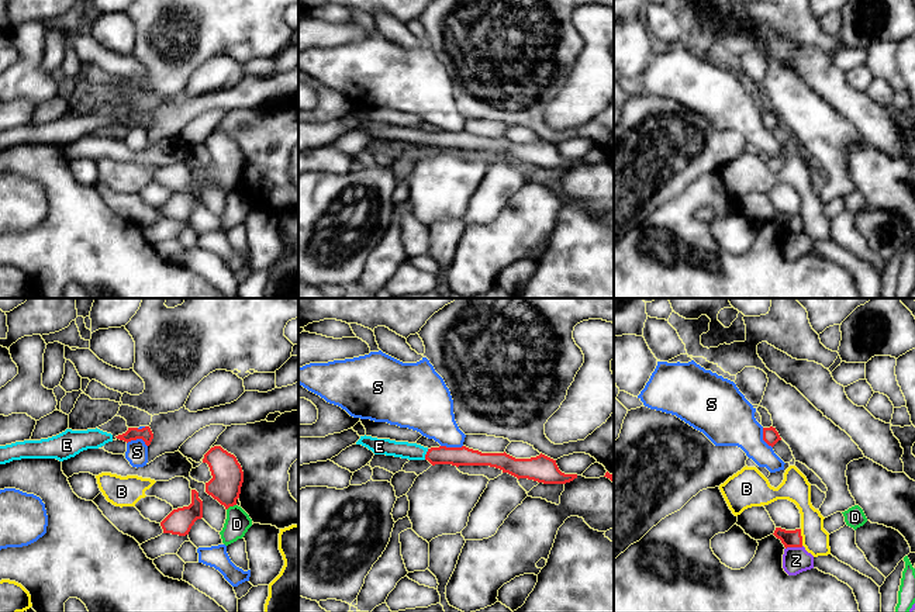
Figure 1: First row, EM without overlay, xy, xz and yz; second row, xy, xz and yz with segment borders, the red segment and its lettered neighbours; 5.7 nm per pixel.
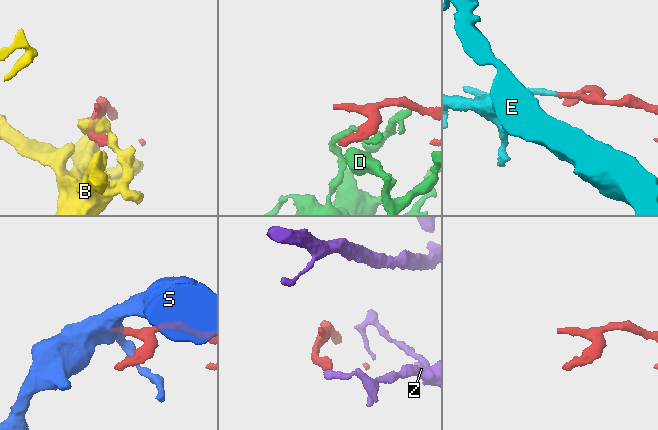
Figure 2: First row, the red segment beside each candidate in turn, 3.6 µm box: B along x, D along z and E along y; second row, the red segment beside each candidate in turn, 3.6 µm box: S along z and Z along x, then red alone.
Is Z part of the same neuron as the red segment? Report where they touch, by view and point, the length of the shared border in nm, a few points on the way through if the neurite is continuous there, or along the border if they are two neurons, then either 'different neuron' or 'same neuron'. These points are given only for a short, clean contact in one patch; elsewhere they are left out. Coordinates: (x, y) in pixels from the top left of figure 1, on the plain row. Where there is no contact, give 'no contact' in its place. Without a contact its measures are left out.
yz (794, 231) | 110 nm | along yz (803, 231), (789, 231), (786, 234) | different neuron

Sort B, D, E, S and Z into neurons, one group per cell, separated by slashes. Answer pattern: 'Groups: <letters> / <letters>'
Groups: B / D / E / S / Z

